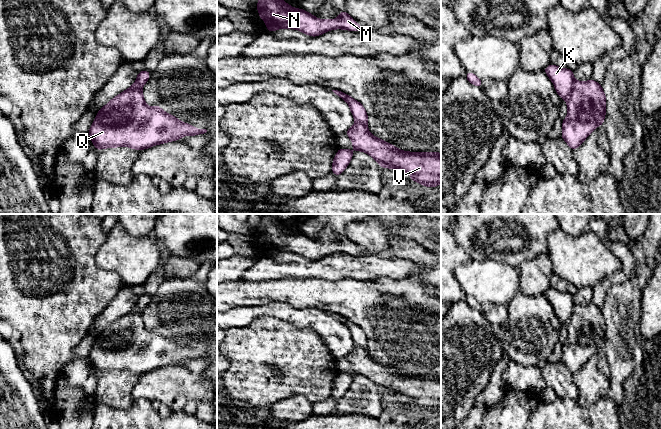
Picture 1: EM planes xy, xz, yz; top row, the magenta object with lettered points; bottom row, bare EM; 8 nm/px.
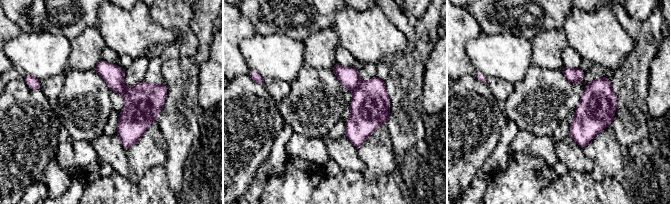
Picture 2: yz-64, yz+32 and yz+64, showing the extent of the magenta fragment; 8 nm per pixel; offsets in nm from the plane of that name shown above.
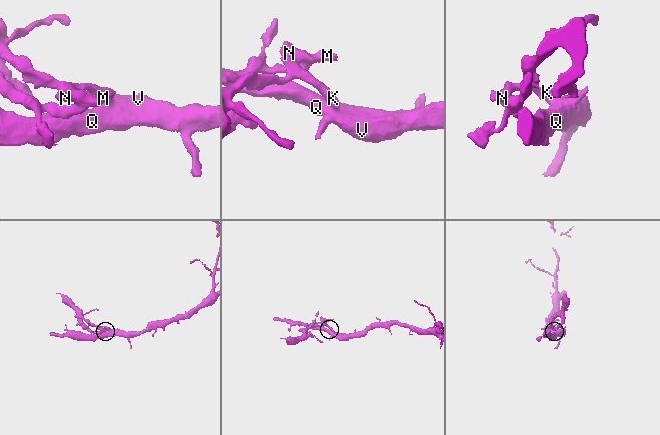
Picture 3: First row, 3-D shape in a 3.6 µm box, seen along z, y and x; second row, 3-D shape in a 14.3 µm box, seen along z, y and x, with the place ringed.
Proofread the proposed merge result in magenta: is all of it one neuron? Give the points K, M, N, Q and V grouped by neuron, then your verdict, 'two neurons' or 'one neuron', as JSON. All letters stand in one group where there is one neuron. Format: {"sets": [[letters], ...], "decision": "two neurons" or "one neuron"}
{"sets": [["K", "M", "N"], ["Q", "V"]], "decision": "two neurons"}

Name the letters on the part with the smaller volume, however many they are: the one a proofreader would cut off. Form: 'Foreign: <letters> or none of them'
Foreign: K, M, N

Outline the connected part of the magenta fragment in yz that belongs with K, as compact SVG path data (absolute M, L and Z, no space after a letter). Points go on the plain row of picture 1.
M554 288L549 289L543 294L553 306L558 319L566 323L574 313L575 303L573 295L568 292L560 292Z

